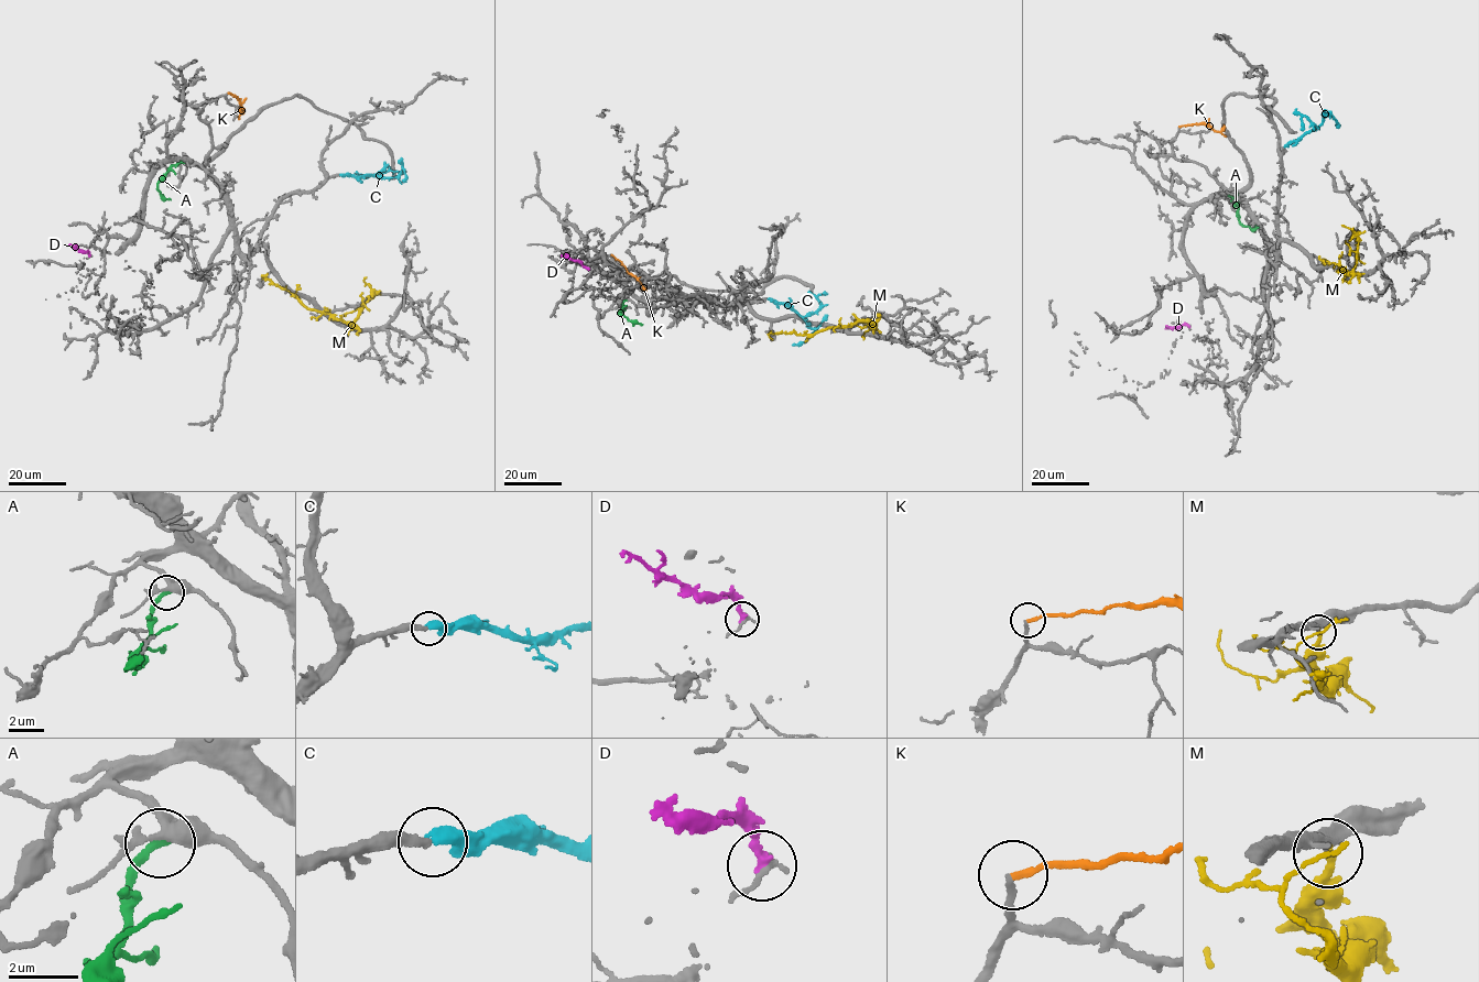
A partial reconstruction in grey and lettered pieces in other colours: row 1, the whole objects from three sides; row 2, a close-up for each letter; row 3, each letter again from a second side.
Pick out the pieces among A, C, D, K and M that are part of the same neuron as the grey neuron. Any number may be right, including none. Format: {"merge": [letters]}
{"merge": ["C"]}

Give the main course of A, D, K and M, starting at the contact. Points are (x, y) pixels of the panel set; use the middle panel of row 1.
A: (624, 299), (619, 314), (642, 324)
D: (588, 269), (562, 255)
K: (611, 255), (645, 291)
M: (871, 319), (871, 328), (870, 322), (860, 319), (814, 334), (770, 334), (772, 339)

